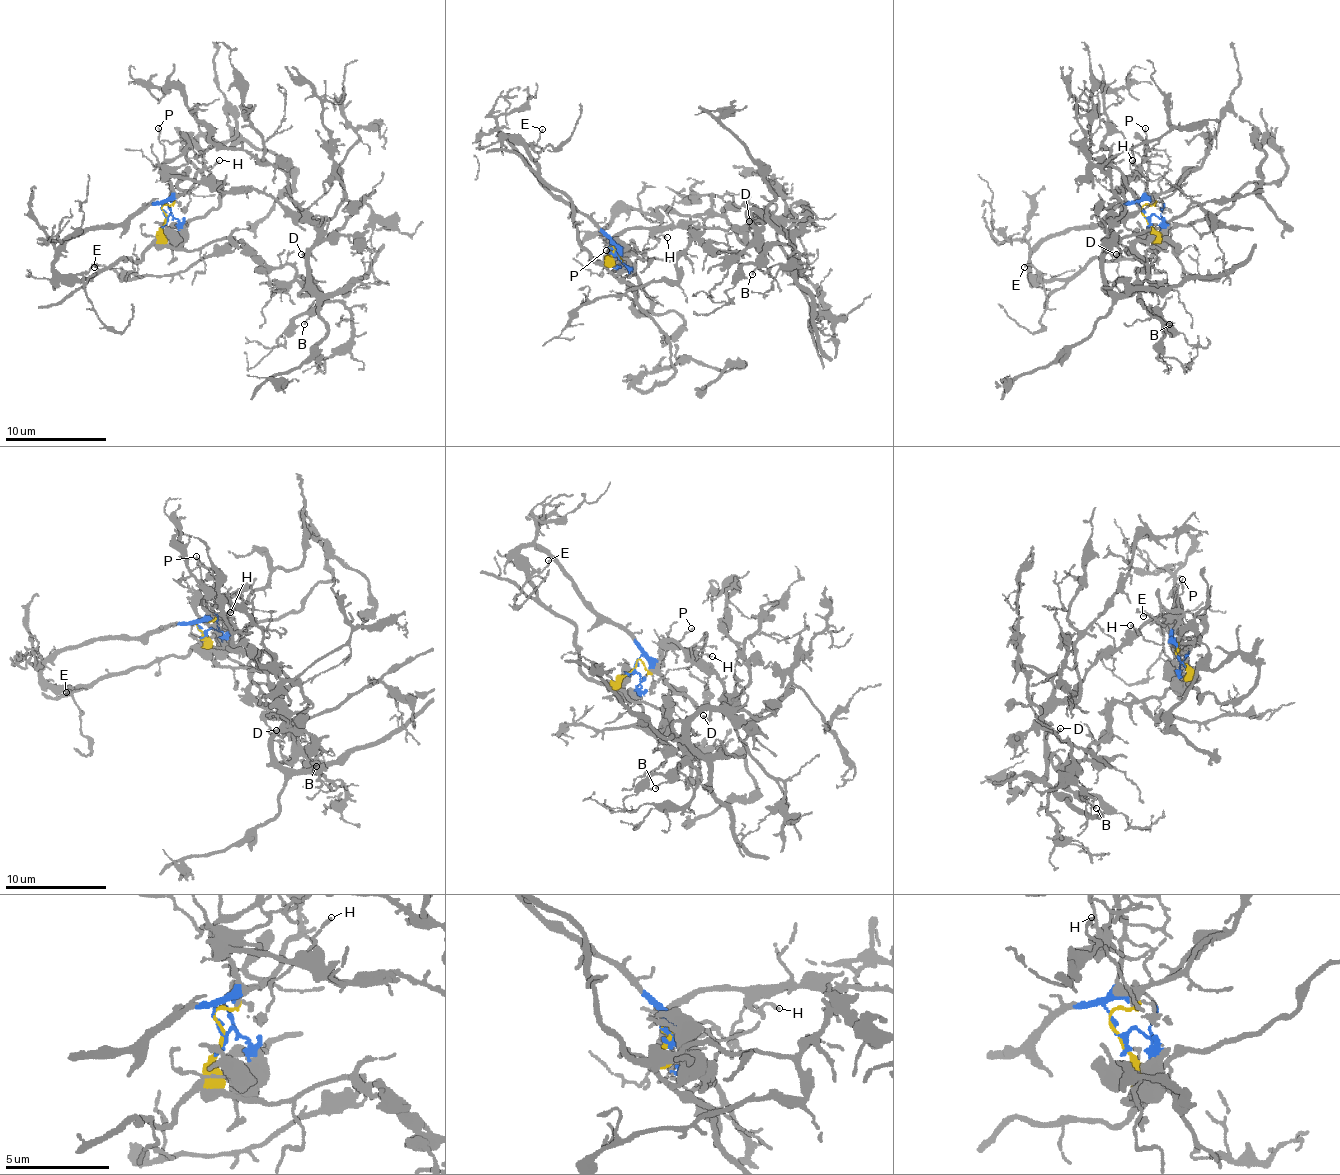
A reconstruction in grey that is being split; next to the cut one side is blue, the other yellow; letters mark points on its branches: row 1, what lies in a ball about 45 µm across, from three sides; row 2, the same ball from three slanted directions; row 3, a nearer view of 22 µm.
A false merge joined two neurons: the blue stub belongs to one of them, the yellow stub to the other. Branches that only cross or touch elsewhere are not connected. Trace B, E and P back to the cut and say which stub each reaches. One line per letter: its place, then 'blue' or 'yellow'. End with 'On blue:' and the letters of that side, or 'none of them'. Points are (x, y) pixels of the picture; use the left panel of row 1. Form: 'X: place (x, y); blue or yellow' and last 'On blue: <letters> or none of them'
B: place (304, 324); yellow
E: place (94, 267); blue
P: place (158, 128); blue
On blue: E, P

